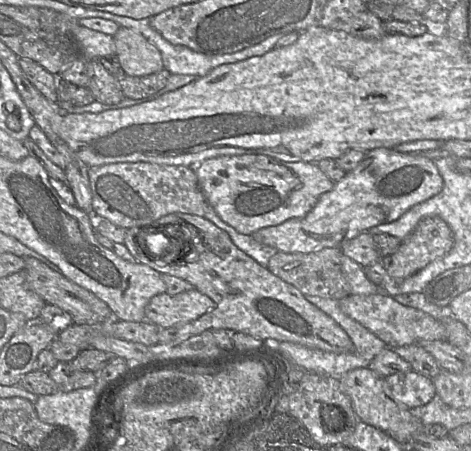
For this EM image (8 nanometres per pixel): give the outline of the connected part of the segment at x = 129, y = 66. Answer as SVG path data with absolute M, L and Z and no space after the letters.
M120 27L113 38L116 57L127 76L148 76L164 69L160 51L140 33Z

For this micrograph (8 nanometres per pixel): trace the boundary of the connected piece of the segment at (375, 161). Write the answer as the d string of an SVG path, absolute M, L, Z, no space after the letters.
M376 148L365 153L355 169L337 181L330 191L322 194L310 212L301 218L293 218L279 225L259 229L252 237L259 243L285 253L311 253L323 248L340 248L347 240L362 232L397 220L409 209L438 194L443 187L435 161L416 153L401 153L393 148Z

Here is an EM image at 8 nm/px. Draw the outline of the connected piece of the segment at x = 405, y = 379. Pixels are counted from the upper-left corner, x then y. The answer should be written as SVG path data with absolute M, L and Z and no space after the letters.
M414 370L395 373L384 379L386 394L408 409L421 407L436 395L432 378Z

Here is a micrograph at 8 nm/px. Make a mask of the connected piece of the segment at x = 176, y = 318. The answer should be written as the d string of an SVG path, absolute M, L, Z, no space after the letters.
M194 288L176 295L165 292L150 300L145 319L159 328L168 328L196 320L214 307L211 298Z

